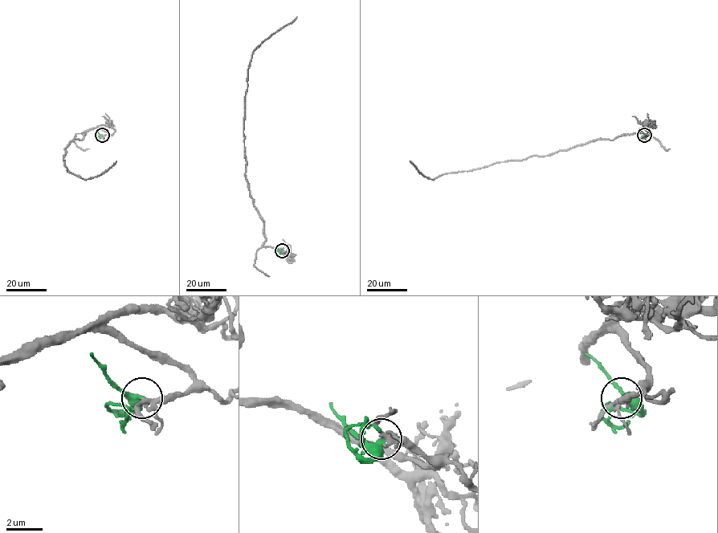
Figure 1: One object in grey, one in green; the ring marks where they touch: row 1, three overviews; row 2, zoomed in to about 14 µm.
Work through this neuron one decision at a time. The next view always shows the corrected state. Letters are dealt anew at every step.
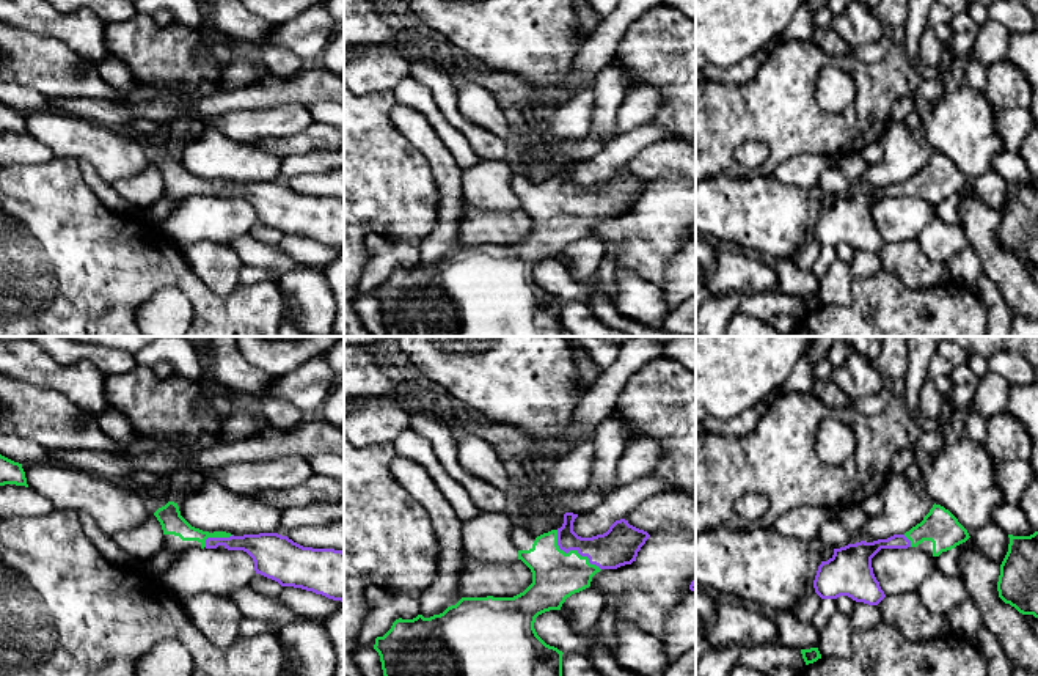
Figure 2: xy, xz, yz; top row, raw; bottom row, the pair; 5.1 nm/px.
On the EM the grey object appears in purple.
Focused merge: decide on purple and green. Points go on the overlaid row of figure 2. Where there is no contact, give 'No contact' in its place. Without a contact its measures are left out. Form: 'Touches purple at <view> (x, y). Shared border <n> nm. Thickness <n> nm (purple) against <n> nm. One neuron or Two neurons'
Touches purple at xz (572, 549). Shared border 300 nm. Thickness 200 nm (purple) against 240 nm. One neuron

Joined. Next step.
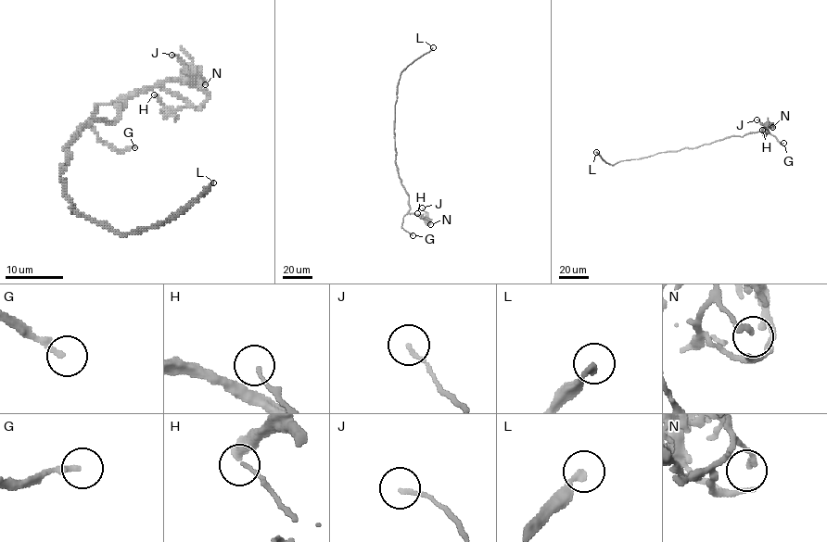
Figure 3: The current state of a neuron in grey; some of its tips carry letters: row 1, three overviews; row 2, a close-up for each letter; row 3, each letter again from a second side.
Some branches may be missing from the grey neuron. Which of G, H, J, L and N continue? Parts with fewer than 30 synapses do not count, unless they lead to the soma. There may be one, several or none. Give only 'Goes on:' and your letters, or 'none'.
Goes on: G, L

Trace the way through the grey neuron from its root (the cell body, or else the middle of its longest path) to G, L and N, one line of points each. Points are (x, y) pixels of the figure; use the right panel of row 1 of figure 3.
G: (690, 147), (757, 132), (769, 133), (783, 143)
L: (690, 147), (621, 160), (613, 165), (606, 163), (596, 152)
N: (690, 147), (728, 136), (760, 132), (765, 126), (772, 127)

